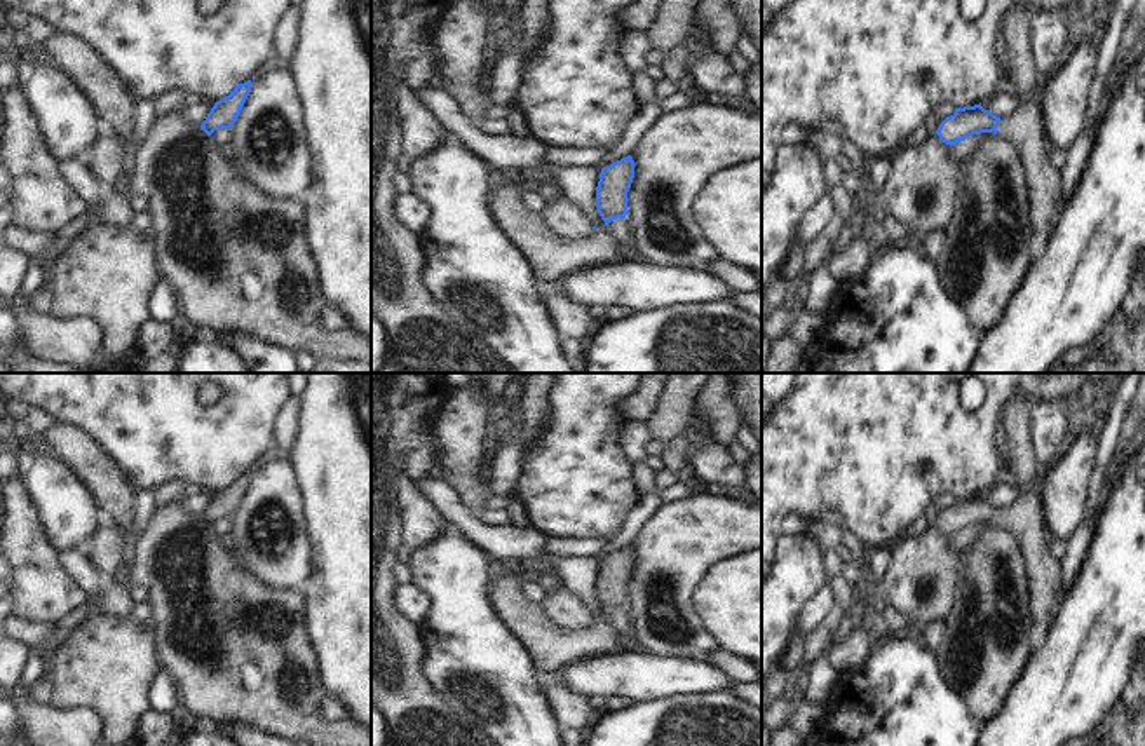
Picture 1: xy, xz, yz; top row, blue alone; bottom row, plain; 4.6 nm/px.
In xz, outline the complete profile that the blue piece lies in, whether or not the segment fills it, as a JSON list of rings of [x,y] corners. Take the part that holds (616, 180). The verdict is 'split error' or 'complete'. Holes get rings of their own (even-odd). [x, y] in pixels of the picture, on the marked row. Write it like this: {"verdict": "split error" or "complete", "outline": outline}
{"verdict": "complete", "outline": [[[631,155],[601,169],[596,186],[596,207],[606,227],[617,218],[626,218],[633,178],[634,160]]]}

